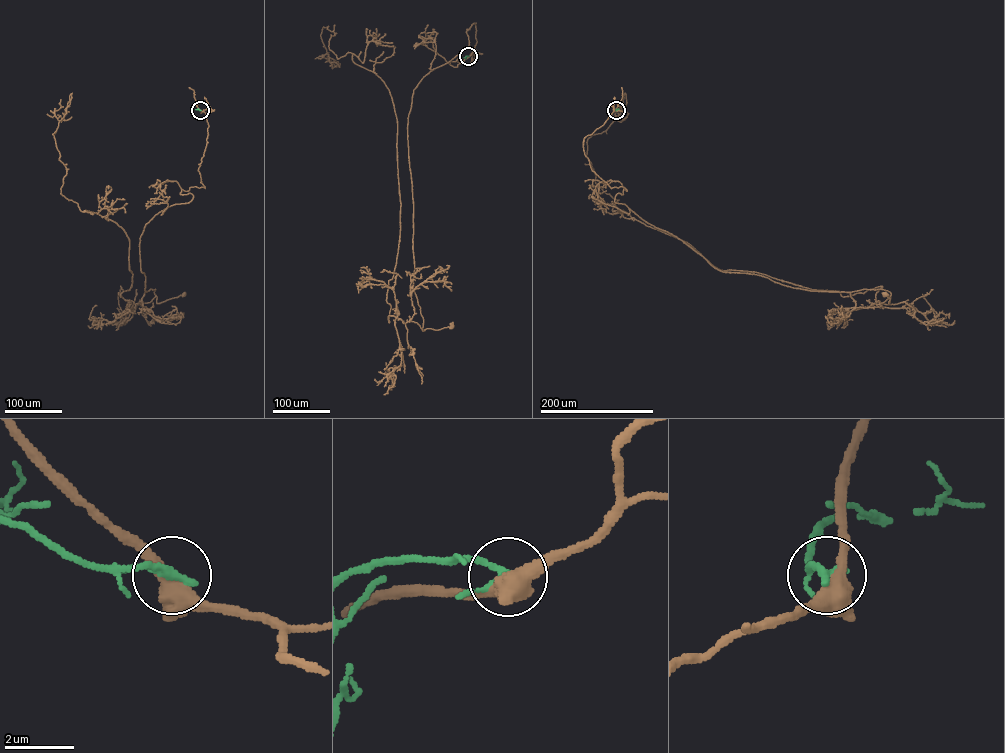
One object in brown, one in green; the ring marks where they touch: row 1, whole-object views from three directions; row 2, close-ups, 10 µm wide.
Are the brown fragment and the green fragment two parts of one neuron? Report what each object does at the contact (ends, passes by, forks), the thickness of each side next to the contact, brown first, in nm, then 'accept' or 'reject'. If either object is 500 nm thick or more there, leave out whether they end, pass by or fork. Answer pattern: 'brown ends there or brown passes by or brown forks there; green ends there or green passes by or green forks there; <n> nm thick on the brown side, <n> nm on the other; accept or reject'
brown forks there; green passes by; 420 nm thick on the brown side, 200 nm on the other; reject

